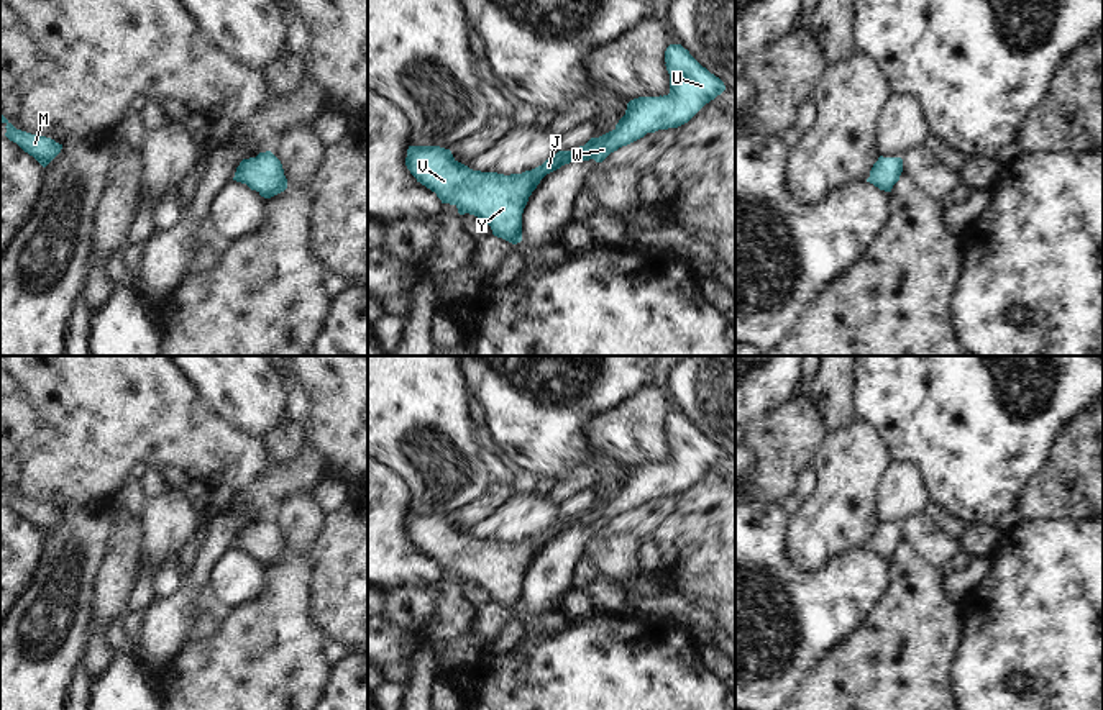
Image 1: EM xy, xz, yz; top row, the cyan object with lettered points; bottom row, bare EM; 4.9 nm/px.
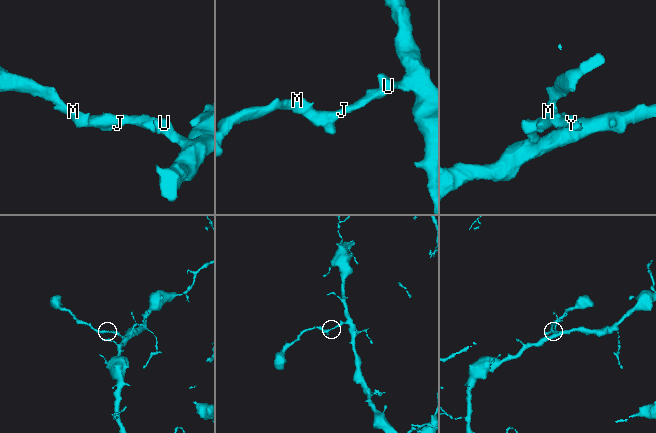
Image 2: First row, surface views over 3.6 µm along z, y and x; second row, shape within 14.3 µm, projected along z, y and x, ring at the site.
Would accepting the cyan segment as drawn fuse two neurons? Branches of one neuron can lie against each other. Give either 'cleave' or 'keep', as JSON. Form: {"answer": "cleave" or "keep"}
{"answer": "keep"}

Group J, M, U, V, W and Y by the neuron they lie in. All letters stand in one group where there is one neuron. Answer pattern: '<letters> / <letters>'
J M U V W Y

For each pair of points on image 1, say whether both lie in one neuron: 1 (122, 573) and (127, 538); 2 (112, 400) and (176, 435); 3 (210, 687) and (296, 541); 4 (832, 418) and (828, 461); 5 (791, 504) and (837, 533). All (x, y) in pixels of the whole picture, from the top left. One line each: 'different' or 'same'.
1: same
2: same
3: same
4: different
5: different

